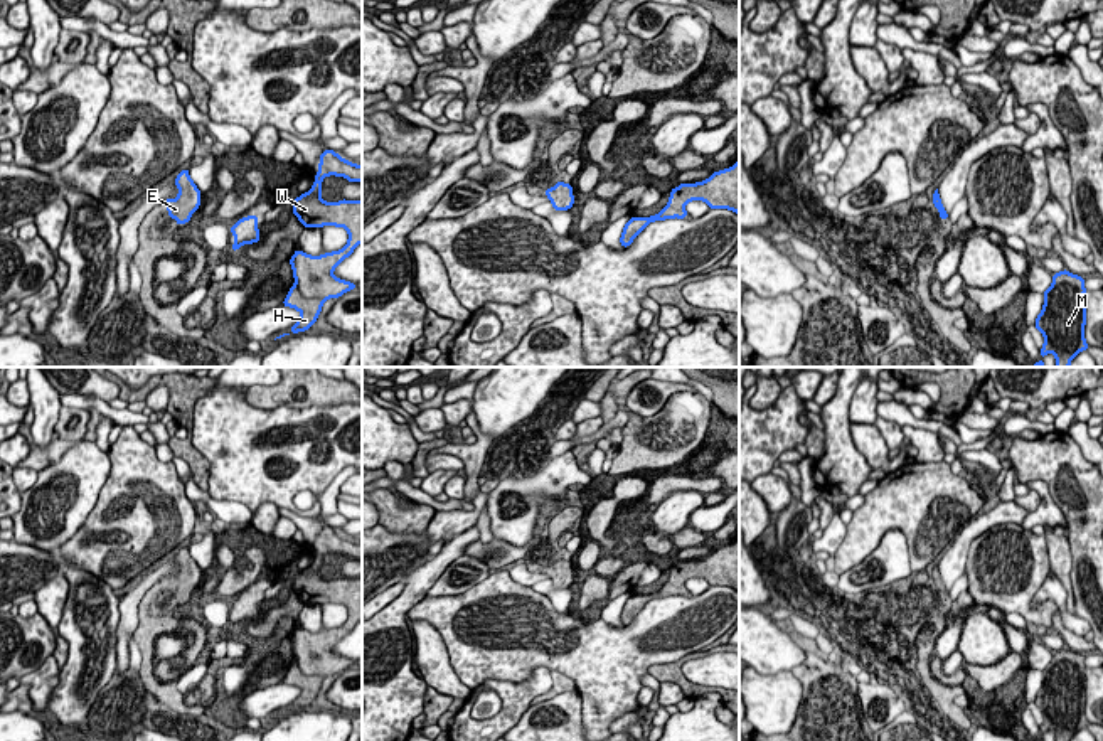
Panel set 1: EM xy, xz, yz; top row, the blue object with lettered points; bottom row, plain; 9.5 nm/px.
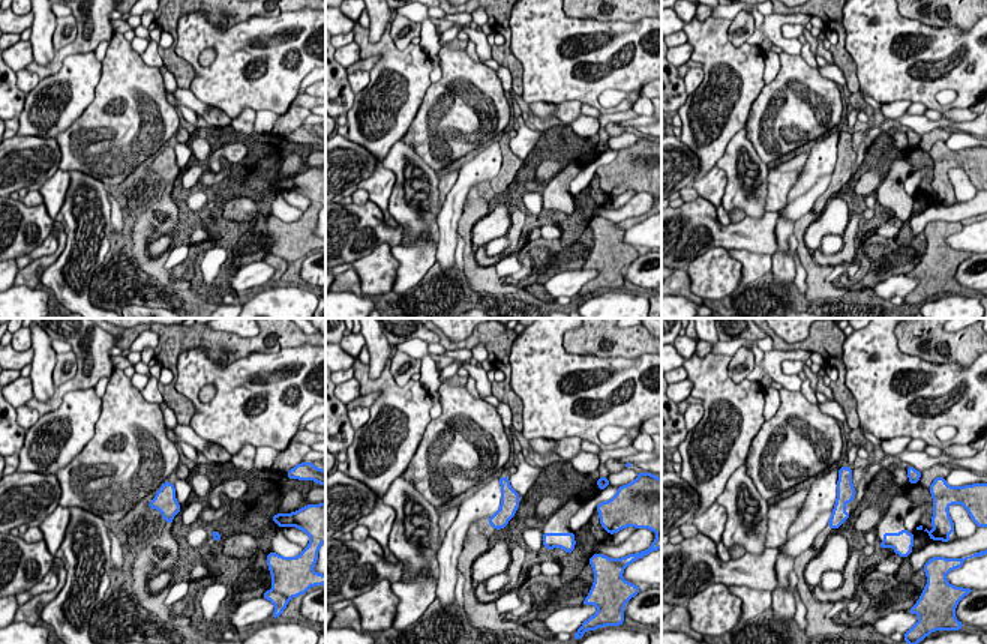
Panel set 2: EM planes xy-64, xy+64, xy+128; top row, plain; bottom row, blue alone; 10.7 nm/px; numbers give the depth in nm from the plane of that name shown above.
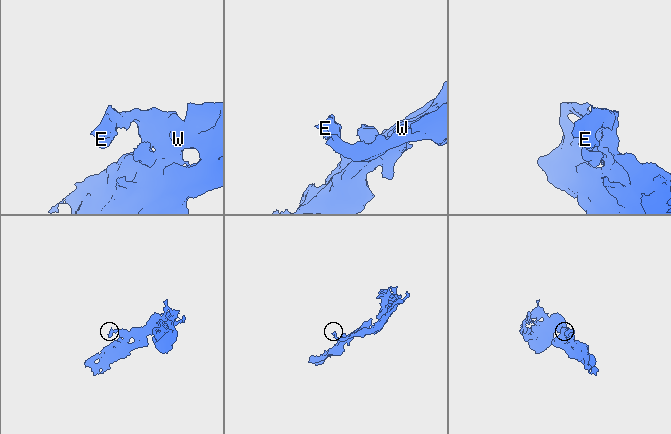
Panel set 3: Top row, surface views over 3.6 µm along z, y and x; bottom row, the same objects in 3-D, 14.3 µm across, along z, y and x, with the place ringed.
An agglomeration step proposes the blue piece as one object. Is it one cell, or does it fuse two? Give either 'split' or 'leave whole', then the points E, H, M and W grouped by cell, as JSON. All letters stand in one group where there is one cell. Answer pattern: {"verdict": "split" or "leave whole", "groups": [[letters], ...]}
{"verdict": "leave whole", "groups": [["E", "H", "M", "W"]]}

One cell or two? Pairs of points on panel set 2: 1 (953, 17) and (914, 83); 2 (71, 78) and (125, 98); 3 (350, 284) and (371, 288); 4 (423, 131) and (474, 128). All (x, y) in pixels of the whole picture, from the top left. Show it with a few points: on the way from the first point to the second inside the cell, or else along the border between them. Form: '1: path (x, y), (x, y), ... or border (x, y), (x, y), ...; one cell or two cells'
1: border (912, 18), (932, 26), (971, 29); two cells
2: border (102, 63), (95, 98), (77, 117); two cells
3: border (351, 267), (359, 278), (362, 293); two cells
4: path (435, 131), (462, 128); one cell

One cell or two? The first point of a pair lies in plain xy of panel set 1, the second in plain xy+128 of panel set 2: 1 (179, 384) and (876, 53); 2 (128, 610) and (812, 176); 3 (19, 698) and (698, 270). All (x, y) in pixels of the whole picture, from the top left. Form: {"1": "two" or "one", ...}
{"1": "two", "2": "one", "3": "two"}

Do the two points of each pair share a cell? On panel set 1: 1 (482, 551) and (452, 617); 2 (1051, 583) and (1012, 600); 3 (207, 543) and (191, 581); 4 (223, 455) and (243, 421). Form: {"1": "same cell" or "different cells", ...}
{"1": "different cells", "2": "different cells", "3": "different cells", "4": "same cell"}

